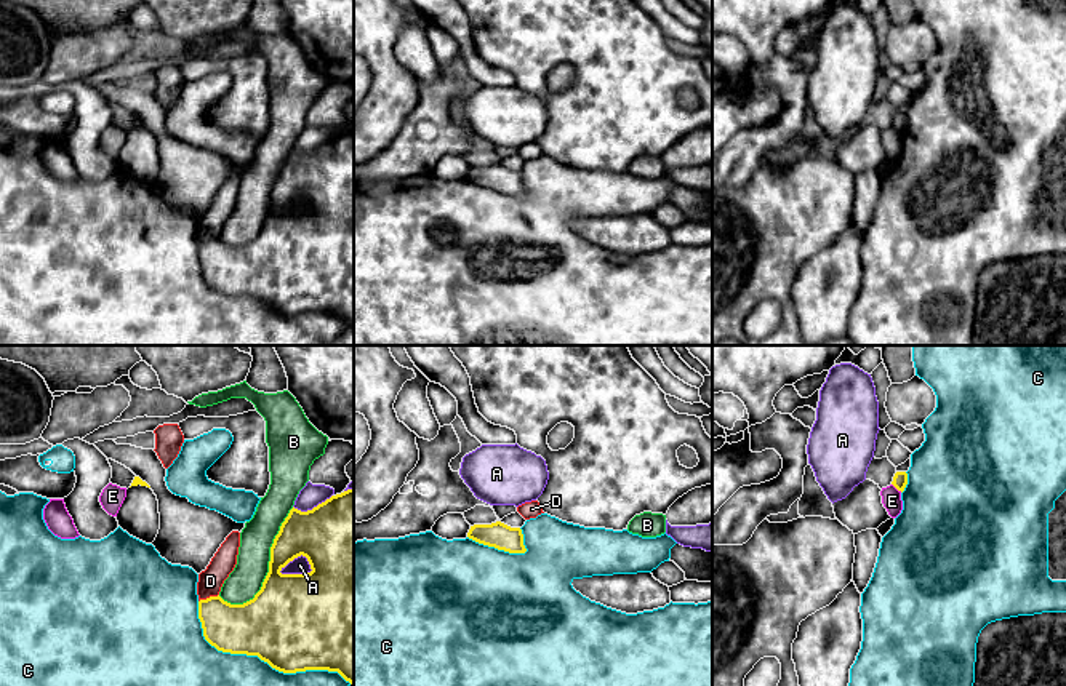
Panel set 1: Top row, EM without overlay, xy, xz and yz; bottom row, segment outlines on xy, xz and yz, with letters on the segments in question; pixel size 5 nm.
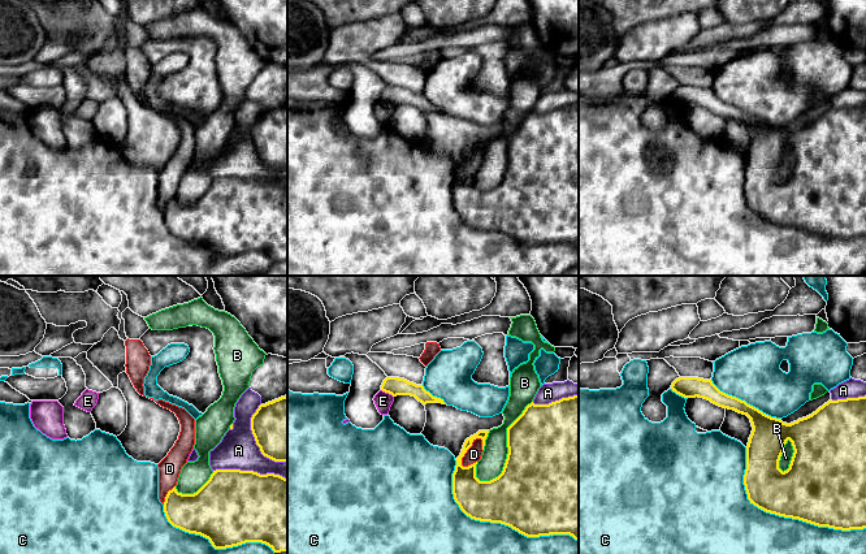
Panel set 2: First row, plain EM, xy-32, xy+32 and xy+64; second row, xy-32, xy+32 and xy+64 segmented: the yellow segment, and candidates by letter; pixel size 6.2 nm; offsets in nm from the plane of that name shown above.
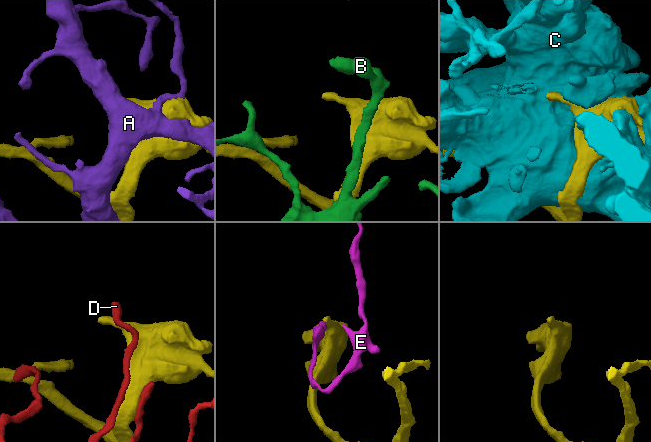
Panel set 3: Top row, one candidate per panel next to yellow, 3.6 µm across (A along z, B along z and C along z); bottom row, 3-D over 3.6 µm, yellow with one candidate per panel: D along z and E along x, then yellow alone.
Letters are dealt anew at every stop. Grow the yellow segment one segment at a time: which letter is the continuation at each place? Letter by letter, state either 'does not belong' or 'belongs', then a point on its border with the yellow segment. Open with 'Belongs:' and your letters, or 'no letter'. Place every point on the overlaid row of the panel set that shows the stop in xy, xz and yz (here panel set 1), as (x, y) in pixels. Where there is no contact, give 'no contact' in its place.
Belongs: no letter
A: does not belong | xy (295, 574)
B: does not belong | xy (269, 566)
C: does not belong | xy (260, 658)
D: does not belong | xy (208, 598)
E: does not belong | yz (897, 488)

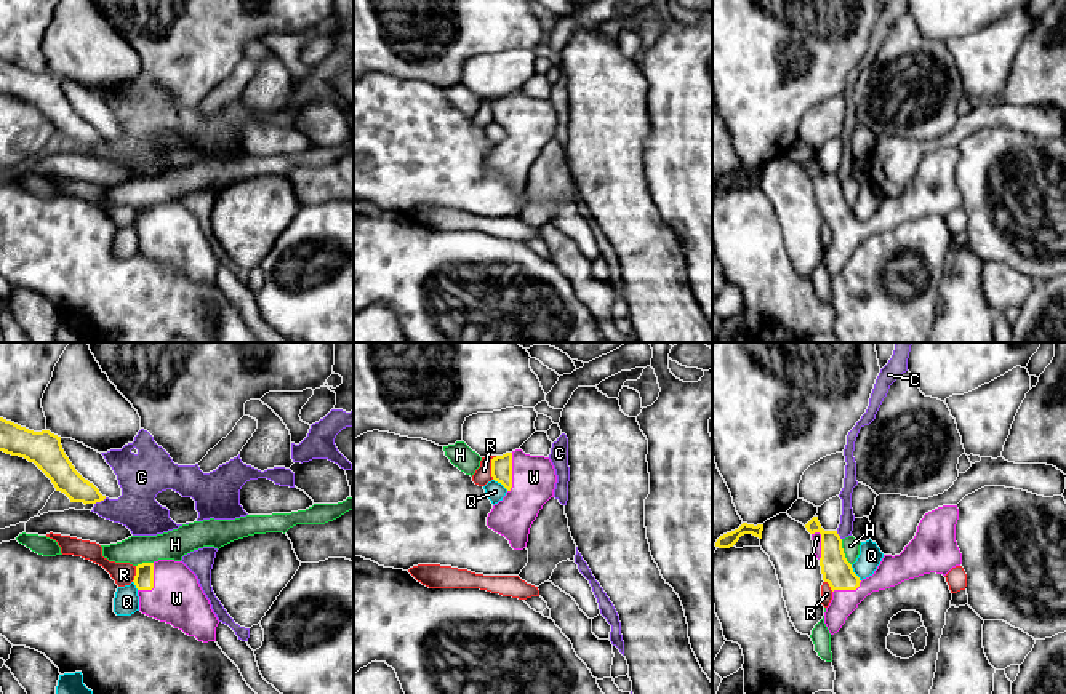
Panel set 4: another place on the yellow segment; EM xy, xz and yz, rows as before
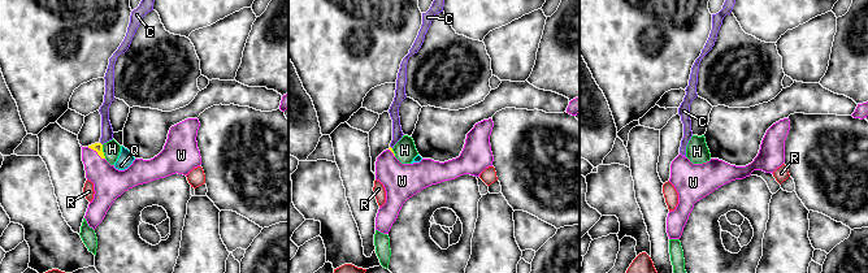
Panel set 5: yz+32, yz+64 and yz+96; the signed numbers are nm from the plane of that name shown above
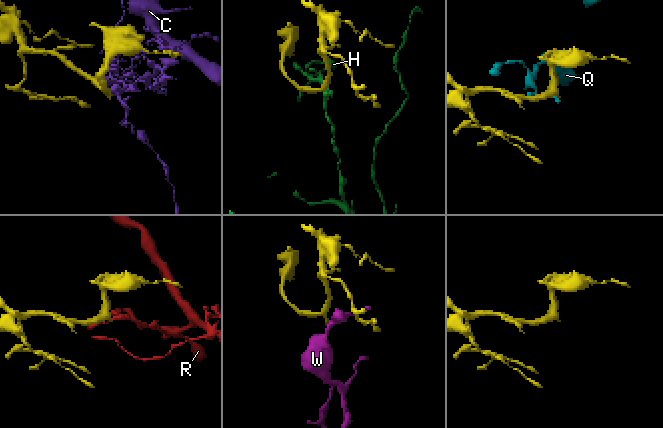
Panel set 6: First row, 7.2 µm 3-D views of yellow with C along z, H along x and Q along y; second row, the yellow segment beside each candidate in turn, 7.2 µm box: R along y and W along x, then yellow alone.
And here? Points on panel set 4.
Belongs: W
C: does not belong | xy (100, 501)
H: does not belong | yz (842, 552)
Q: does not belong | yz (853, 573)
R: does not belong | xz (492, 467)
W: belongs | xy (152, 582)

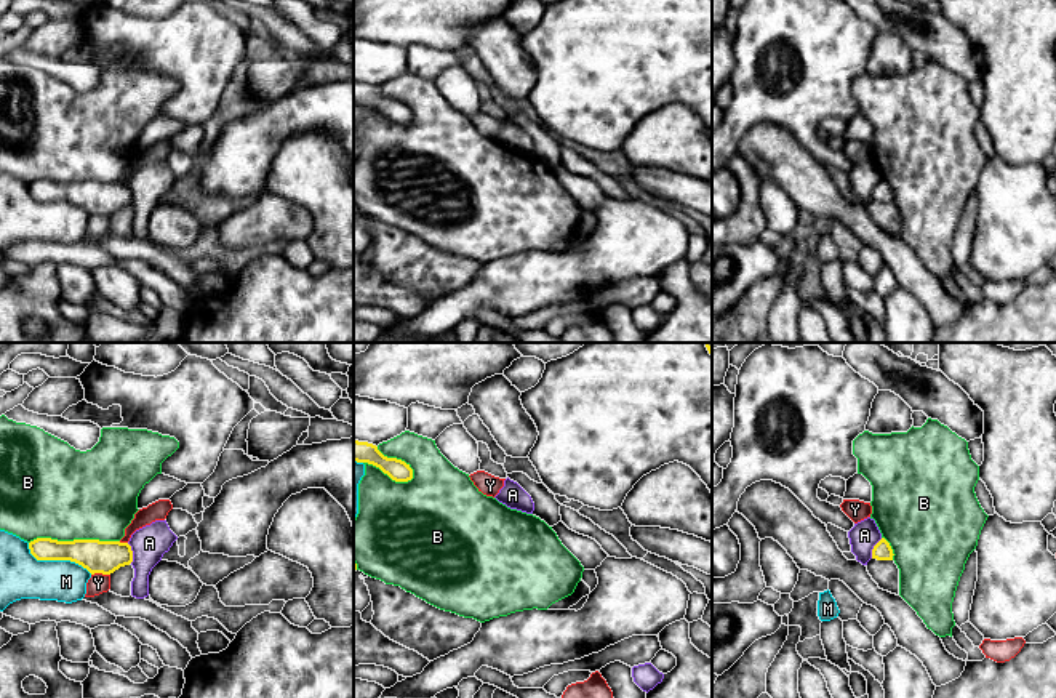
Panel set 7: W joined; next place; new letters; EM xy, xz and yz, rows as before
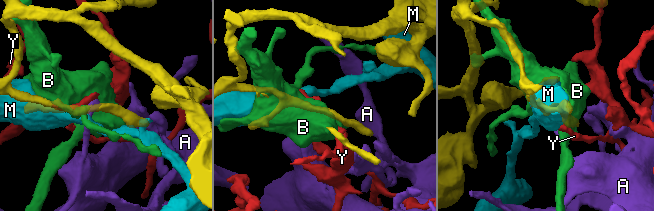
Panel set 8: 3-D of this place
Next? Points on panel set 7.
Belongs: no letter
A: does not belong | xy (132, 553)
B: does not belong | xz (389, 476)
M: does not belong | xy (56, 559)
Y: does not belong | xy (100, 572)

